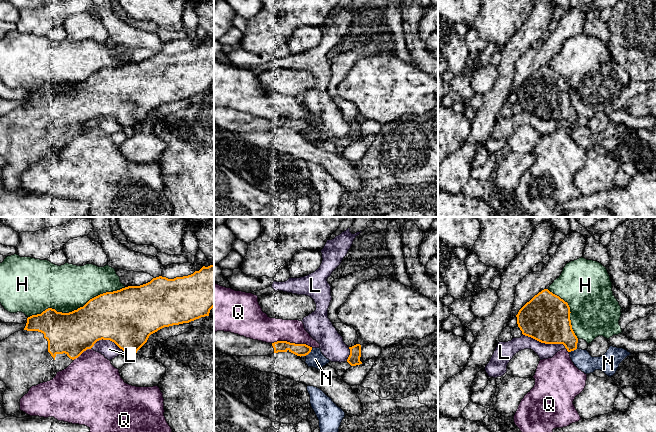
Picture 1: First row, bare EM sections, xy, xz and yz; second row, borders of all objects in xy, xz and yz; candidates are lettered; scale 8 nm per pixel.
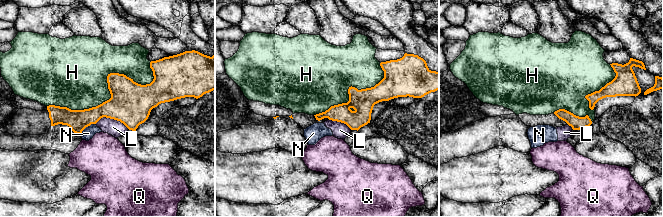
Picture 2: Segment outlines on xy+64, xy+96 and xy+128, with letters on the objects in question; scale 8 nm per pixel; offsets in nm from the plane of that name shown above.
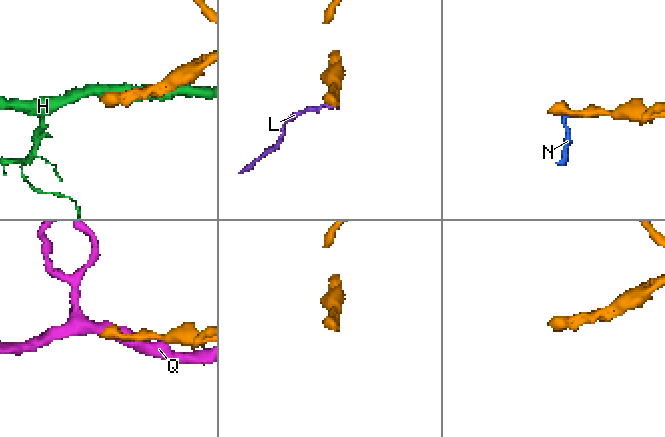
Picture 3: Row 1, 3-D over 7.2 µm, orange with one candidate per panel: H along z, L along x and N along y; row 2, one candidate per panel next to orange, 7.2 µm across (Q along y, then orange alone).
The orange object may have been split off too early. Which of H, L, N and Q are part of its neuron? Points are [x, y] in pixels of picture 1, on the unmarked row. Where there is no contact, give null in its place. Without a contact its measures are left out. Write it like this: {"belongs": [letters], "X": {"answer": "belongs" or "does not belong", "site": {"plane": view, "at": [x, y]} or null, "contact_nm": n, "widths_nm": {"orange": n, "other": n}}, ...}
{"belongs": [], "H": {"answer": "does not belong", "site": {"plane": "xy", "at": [77, 85]}, "contact_nm": 800, "widths_nm": {"orange": 380, "other": 380}}, "L": {"answer": "does not belong", "site": {"plane": "yz", "at": [545, 119]}, "contact_nm": 360, "widths_nm": {"orange": 380, "other": 120}}, "N": {"answer": "does not belong", "site": {"plane": "xz", "at": [309, 128]}, "contact_nm": 90, "widths_nm": {"orange": 100, "other": 140}}, "Q": {"answer": "does not belong", "site": {"plane": "xz", "at": [292, 119]}, "contact_nm": 340, "widths_nm": {"orange": 100, "other": 200}}}

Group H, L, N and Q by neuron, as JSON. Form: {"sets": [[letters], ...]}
{"sets": [["H"], ["L", "N"], ["Q"]]}

